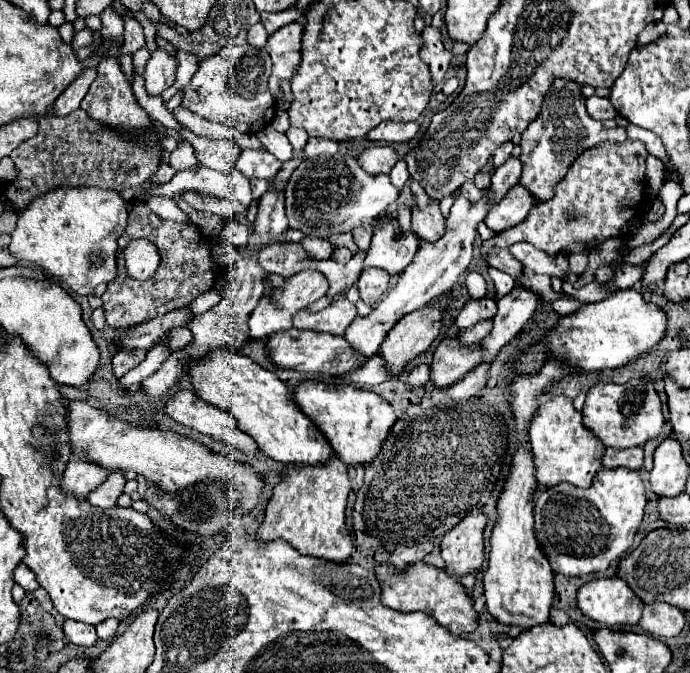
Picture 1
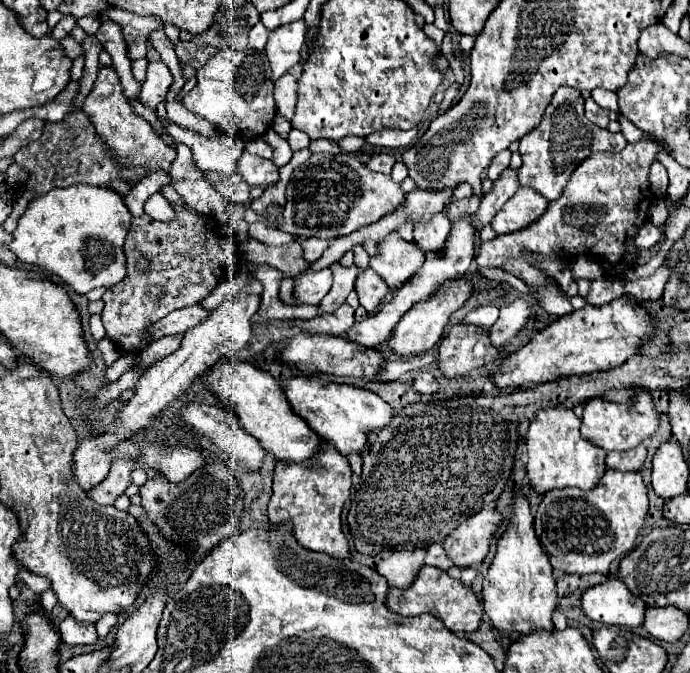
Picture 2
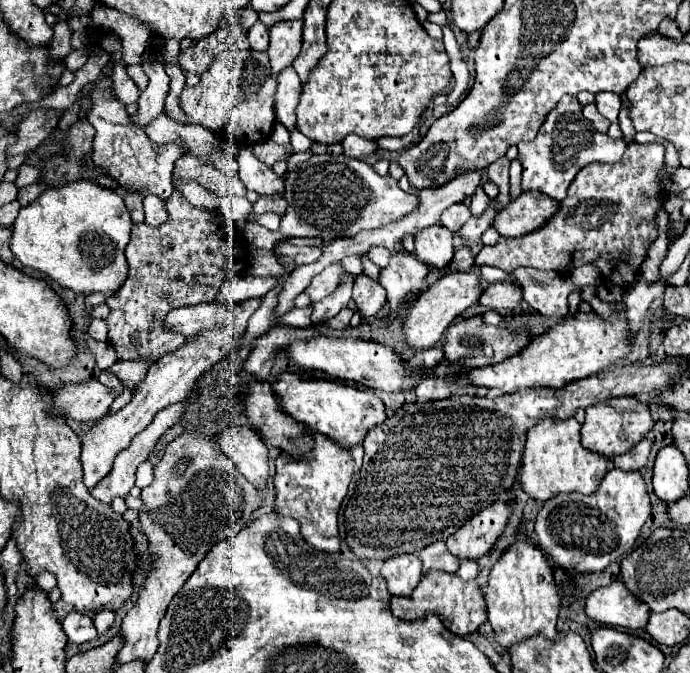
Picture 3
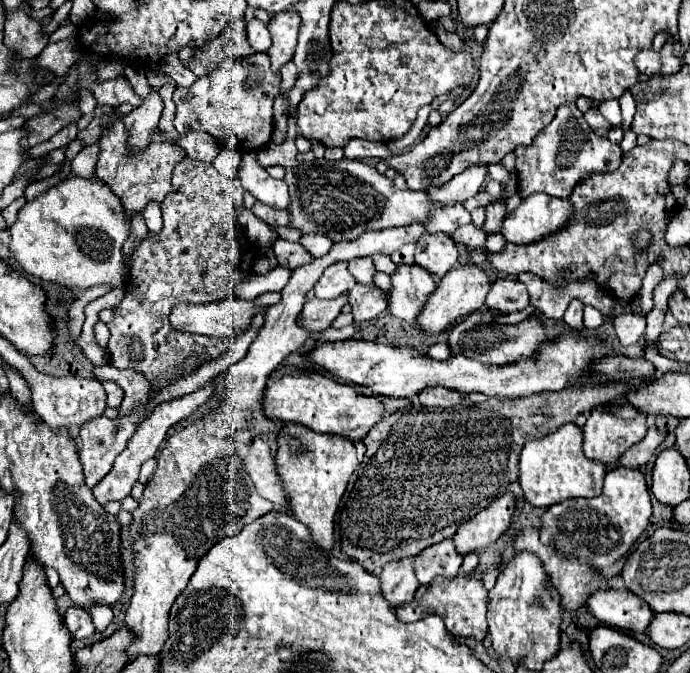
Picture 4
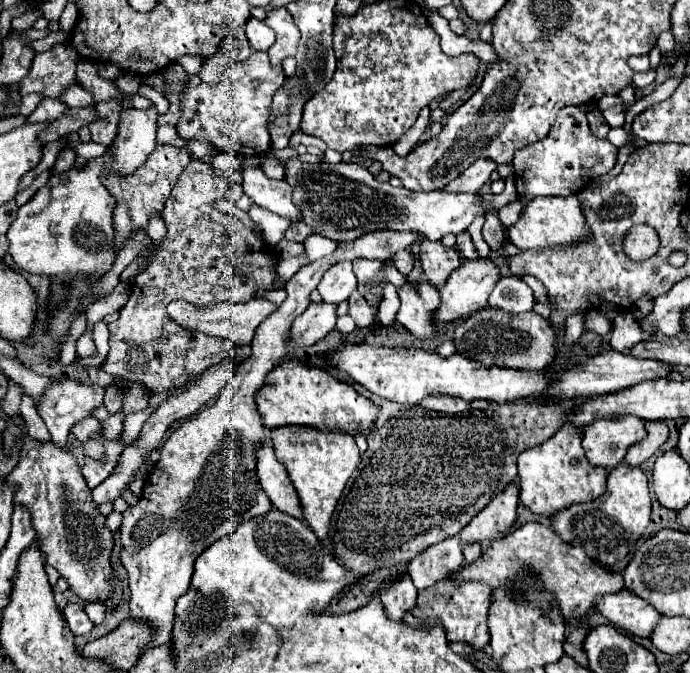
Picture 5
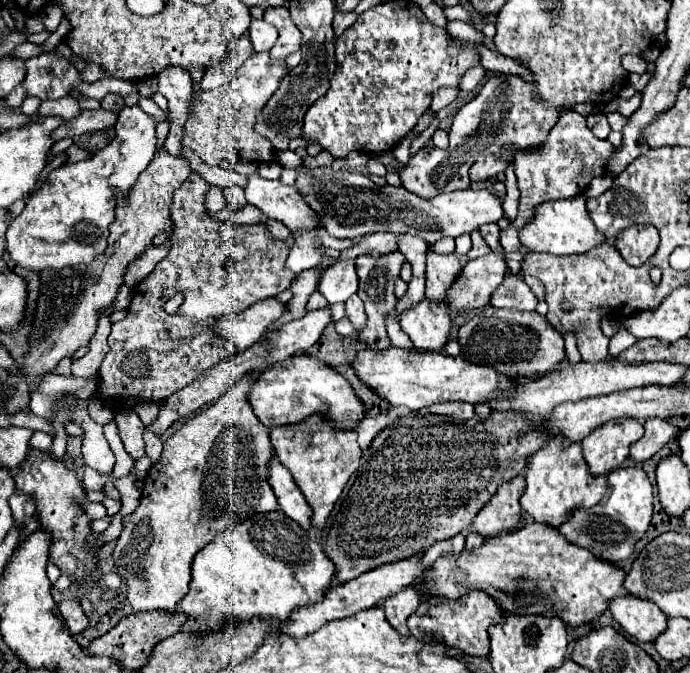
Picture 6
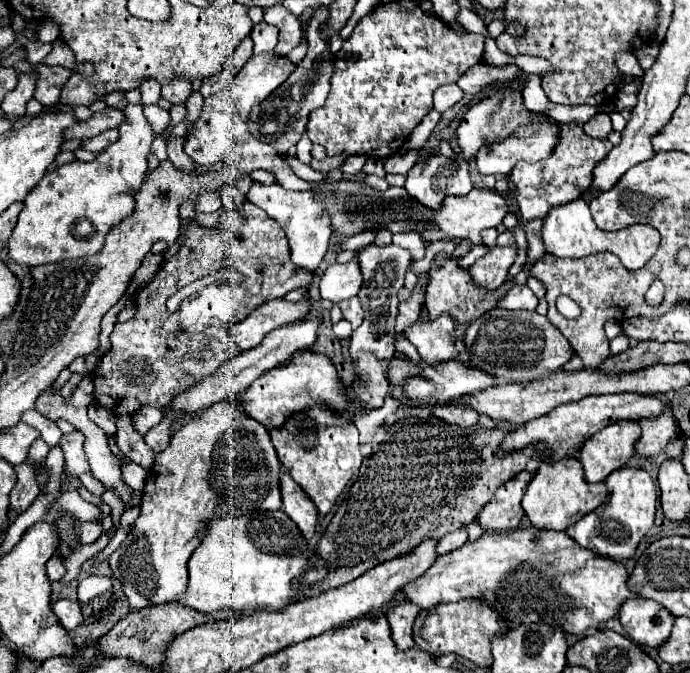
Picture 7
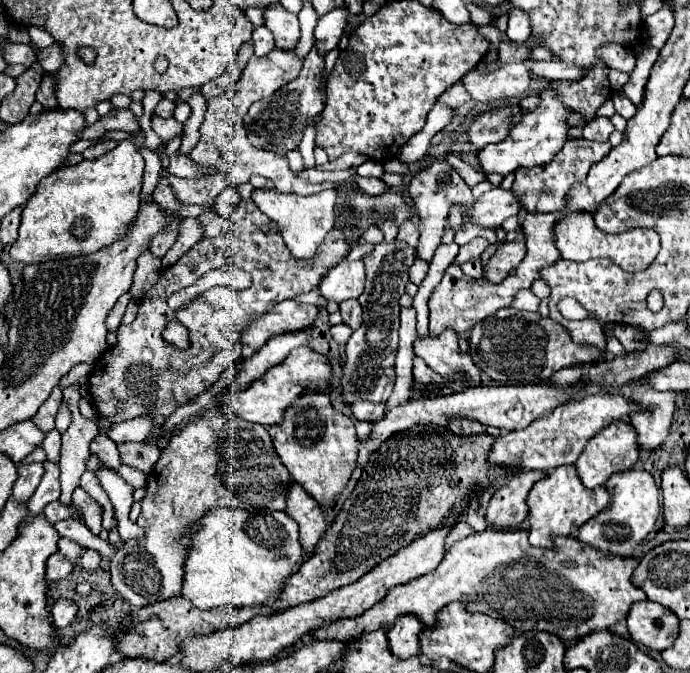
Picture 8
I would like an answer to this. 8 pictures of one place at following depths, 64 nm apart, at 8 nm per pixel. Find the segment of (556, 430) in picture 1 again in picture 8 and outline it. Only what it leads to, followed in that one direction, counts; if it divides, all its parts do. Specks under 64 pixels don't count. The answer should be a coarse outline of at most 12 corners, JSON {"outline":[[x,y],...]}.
{"outline":[[574,464],[540,478],[526,504],[530,544],[570,536],[610,502]]}

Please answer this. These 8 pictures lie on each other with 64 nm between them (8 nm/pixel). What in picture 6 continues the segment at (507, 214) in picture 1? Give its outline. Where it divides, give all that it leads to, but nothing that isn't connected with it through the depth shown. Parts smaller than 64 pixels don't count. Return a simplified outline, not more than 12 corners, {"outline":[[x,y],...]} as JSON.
{"outline":[[586,198],[536,206],[526,250],[582,254],[604,242]]}

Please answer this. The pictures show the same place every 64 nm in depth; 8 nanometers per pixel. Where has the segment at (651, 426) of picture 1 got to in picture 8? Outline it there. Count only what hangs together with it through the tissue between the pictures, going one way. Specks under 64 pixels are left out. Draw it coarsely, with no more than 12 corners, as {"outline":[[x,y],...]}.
{"outline":[[612,422],[588,440],[576,470],[588,488],[632,468],[636,430]]}

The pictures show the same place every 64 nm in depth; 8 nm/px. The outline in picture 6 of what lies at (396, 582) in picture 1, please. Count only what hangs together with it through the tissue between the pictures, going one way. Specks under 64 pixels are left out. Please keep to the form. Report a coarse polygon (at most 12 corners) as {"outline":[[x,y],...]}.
{"outline":[[482,590],[428,596],[410,634],[472,656],[490,652],[500,610]]}

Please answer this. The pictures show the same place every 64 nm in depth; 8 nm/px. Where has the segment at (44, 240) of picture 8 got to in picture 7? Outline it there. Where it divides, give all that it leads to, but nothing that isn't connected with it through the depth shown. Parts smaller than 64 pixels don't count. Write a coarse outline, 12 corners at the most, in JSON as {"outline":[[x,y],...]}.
{"outline":[[142,104],[92,162],[48,172],[8,238],[34,268],[96,254],[134,210]]}

